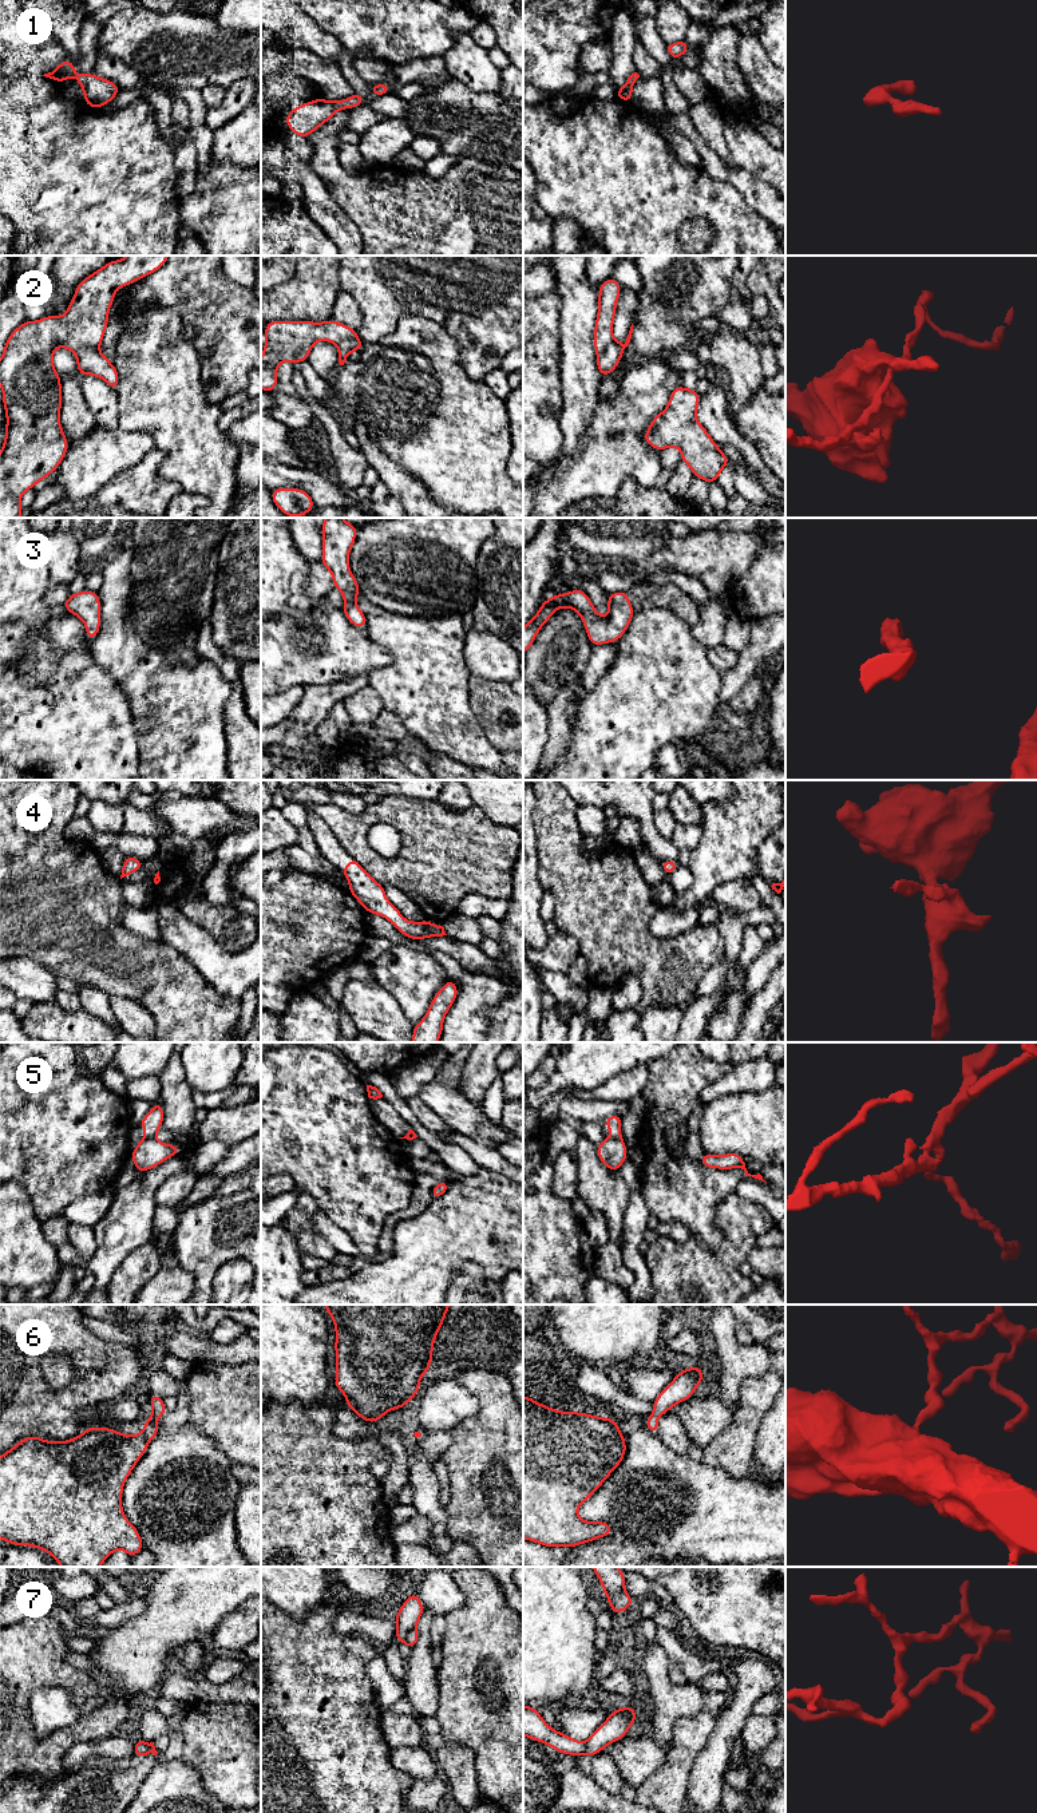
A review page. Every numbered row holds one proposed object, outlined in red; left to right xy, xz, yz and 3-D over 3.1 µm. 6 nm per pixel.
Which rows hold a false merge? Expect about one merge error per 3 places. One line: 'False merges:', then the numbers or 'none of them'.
False merges: 2, 5, 7

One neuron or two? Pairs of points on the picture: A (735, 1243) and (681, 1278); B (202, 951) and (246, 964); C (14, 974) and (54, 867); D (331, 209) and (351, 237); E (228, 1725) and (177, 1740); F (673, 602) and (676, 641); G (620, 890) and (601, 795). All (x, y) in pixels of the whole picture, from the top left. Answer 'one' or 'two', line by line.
A: one
B: one
C: two
D: one
E: two
F: two
G: two

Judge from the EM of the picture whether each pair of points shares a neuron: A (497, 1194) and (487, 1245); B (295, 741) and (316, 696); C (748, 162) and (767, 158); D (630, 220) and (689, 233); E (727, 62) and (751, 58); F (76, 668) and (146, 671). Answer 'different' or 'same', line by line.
A: same
B: same
C: same
D: different
E: different
F: different

